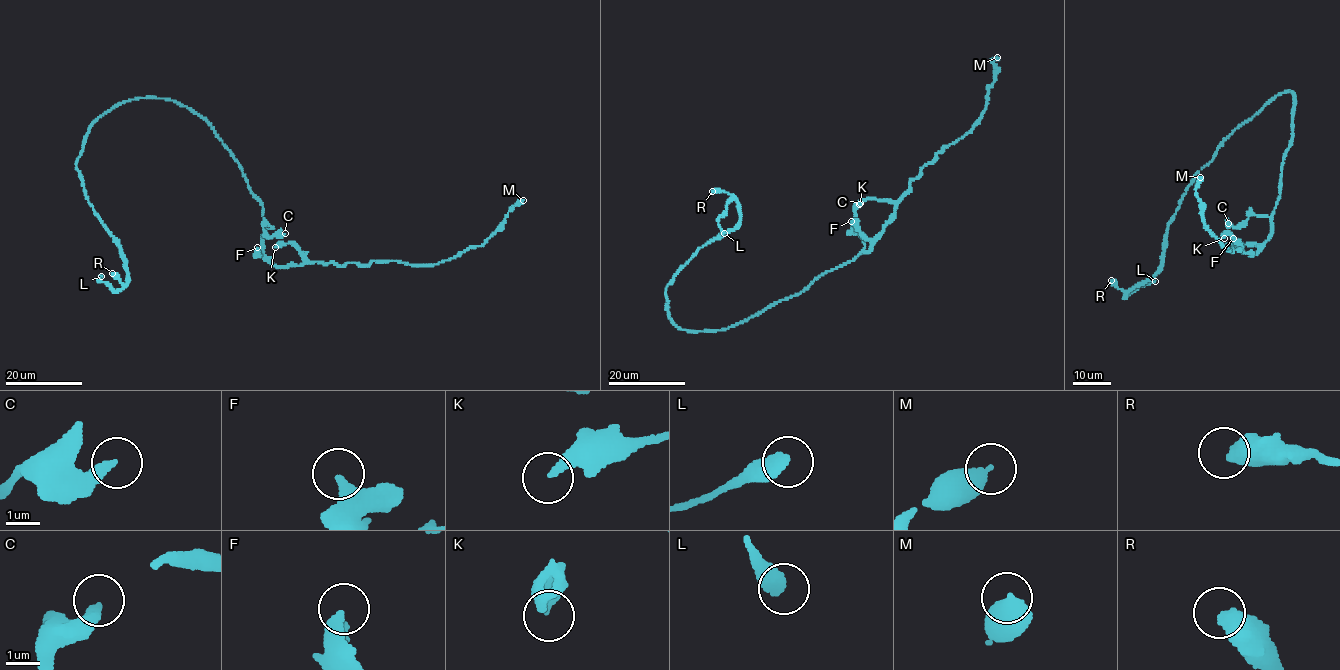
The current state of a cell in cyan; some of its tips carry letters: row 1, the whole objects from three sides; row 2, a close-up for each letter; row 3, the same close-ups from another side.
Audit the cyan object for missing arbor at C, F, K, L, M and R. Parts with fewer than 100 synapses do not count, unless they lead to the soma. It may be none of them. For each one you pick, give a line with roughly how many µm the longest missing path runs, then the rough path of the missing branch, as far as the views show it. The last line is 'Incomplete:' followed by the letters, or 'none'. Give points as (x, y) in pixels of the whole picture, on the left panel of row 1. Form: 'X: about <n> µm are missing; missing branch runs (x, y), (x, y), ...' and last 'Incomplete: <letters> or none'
Incomplete: none

